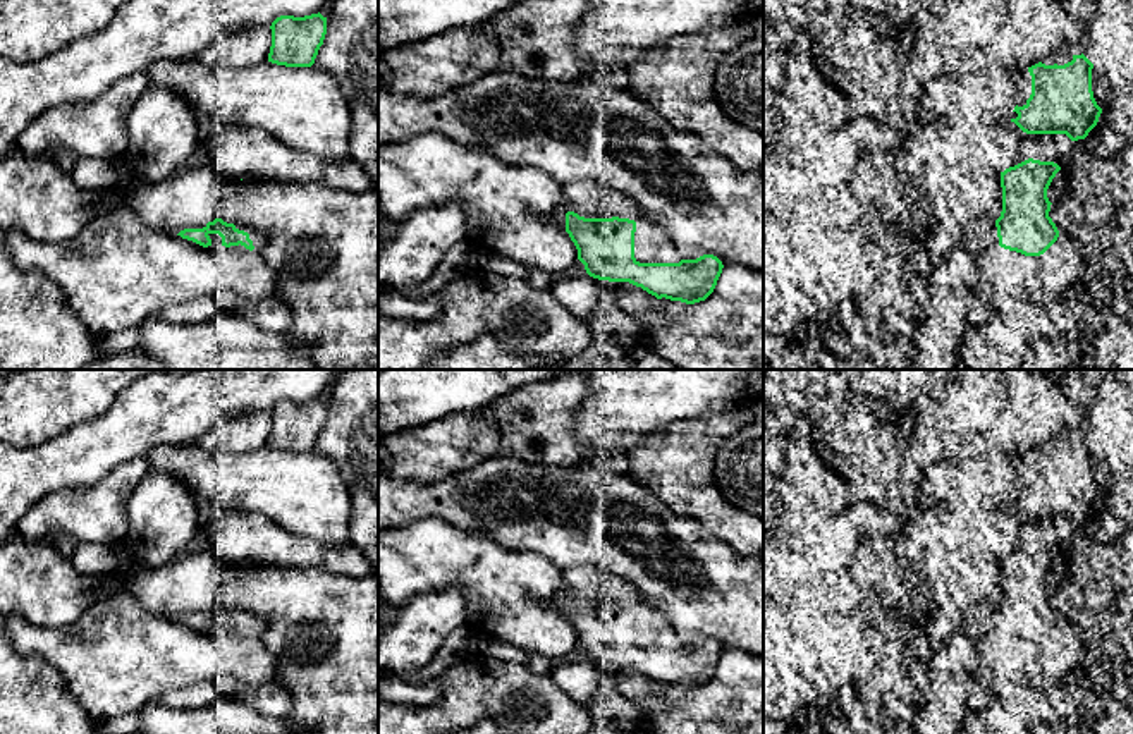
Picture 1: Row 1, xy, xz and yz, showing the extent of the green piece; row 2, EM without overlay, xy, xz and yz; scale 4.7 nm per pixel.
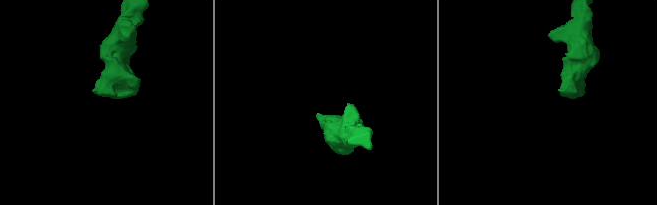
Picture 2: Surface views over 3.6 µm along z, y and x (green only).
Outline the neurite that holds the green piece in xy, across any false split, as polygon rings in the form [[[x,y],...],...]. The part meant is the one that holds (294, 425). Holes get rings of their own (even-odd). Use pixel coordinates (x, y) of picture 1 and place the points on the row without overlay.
[[[320,397],[280,401],[272,411],[268,447],[285,452],[311,452],[327,419],[327,402]]]

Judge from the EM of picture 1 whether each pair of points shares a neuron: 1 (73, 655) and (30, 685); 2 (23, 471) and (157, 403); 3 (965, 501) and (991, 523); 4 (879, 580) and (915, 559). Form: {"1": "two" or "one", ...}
{"1": "two", "2": "one", "3": "two", "4": "one"}

